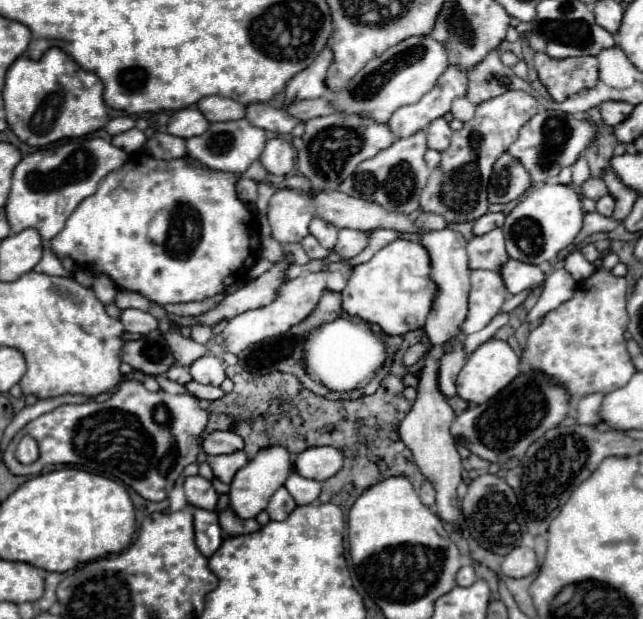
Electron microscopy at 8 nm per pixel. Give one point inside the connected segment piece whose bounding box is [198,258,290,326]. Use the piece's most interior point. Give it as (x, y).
(259, 292)

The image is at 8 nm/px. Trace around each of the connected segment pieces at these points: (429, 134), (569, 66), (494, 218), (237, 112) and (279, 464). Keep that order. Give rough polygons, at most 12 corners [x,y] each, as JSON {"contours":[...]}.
{"contours":[[[444,118],[426,128],[428,148],[446,150],[452,130]],[[534,56],[556,102],[598,82],[598,58]],[[488,212],[474,222],[476,236],[502,226],[502,212]],[[206,96],[198,110],[208,122],[246,116],[246,106],[222,96]],[[284,448],[260,450],[230,482],[242,520],[266,510],[290,474]]]}

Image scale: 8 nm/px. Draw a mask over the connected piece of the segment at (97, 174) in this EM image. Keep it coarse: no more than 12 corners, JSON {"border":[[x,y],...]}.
{"border":[[102,138],[14,168],[12,234],[54,238],[128,154]]}

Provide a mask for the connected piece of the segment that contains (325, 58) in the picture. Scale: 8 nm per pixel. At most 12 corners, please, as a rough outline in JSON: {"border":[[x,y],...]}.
{"border":[[334,54],[318,58],[286,86],[286,104],[328,96],[326,72]]}

